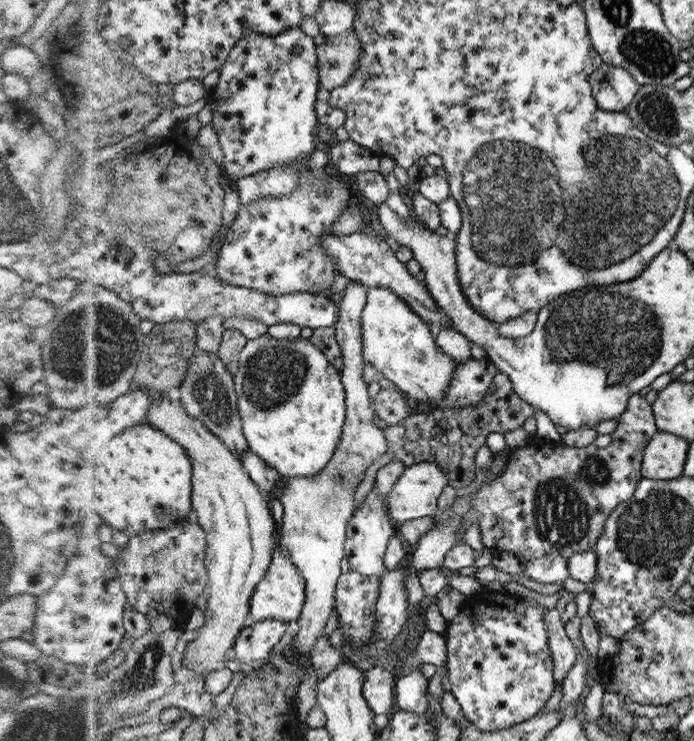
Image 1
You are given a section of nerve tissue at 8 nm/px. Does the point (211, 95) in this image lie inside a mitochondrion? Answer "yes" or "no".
no

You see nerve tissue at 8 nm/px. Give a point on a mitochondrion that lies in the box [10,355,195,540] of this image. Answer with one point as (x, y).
(162, 510)

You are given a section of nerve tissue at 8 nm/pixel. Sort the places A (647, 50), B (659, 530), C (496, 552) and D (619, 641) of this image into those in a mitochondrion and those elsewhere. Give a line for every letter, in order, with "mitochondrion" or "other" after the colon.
A: mitochondrion
B: mitochondrion
C: other
D: other

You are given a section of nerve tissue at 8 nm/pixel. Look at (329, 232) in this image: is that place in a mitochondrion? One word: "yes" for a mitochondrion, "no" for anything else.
no

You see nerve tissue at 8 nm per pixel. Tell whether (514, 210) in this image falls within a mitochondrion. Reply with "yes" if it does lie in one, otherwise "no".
yes

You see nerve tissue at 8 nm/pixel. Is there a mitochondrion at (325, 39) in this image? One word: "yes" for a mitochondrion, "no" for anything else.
no

